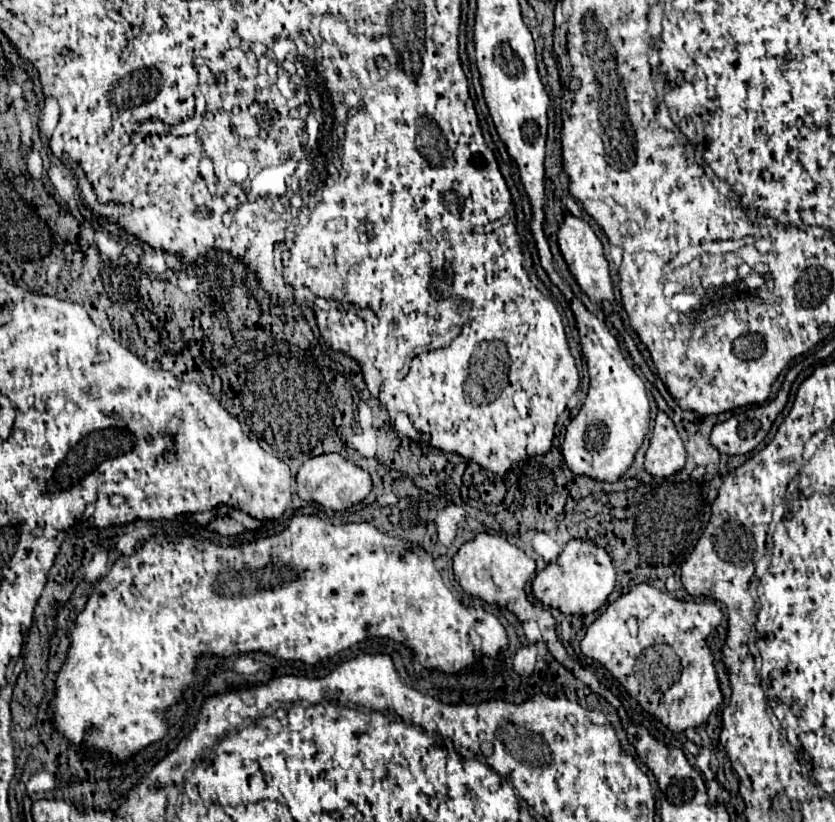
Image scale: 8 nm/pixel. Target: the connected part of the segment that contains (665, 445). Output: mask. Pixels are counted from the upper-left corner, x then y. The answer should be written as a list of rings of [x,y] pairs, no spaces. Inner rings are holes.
[[[658,411],[644,467],[654,477],[670,477],[678,473],[684,467],[684,463],[686,463],[684,443],[672,419],[664,411]]]

